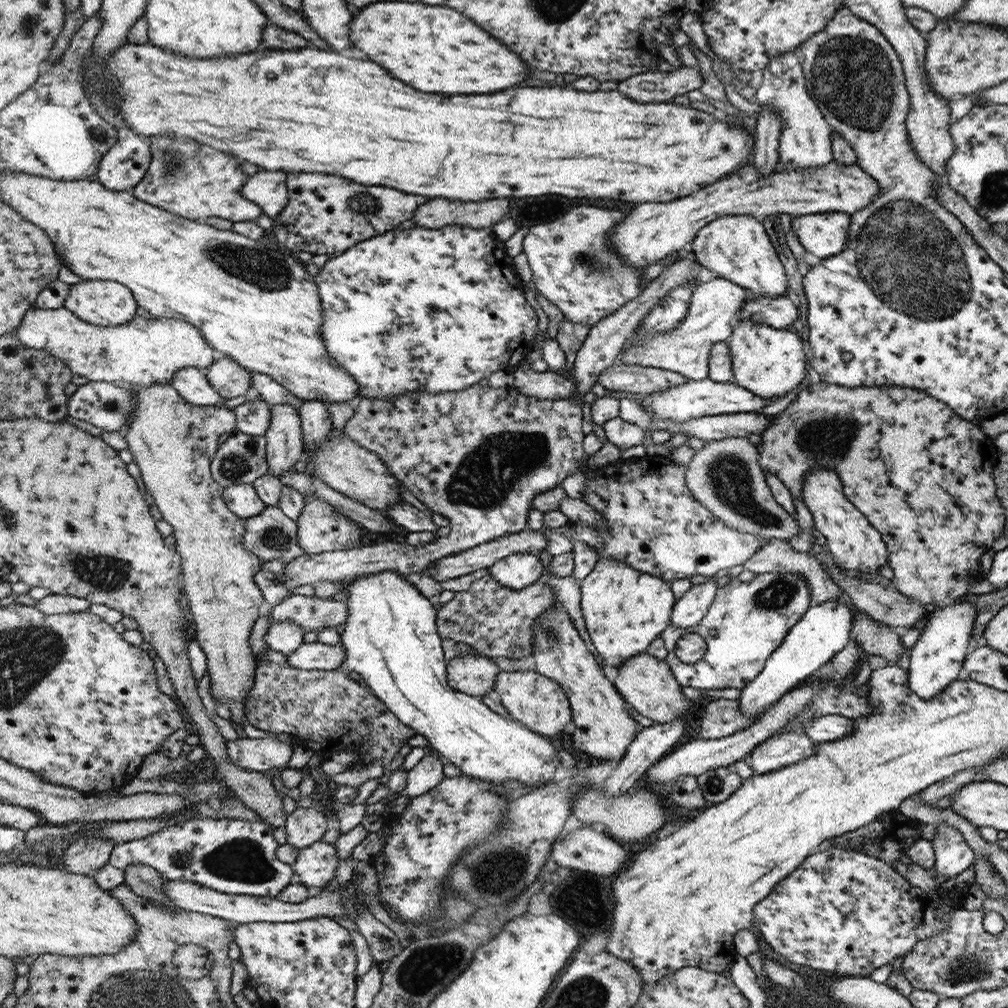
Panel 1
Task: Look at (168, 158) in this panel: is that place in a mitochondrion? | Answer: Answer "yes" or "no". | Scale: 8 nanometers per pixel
yes

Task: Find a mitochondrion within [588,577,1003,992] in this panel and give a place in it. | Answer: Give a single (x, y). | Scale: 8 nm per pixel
(961, 970)

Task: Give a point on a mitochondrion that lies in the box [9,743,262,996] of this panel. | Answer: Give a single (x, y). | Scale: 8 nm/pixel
(176, 863)

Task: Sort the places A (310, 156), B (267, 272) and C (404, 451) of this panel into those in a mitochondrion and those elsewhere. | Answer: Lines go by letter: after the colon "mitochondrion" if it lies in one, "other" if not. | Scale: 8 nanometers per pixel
A: other
B: mitochondrion
C: other

